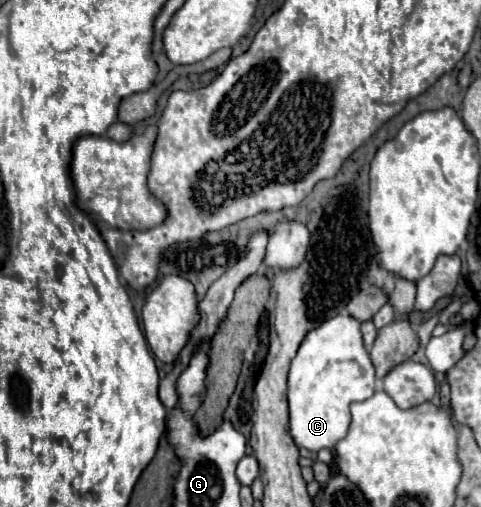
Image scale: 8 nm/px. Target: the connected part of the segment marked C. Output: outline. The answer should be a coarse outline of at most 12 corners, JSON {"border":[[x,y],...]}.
{"border":[[350,315],[322,321],[288,375],[290,435],[332,449],[376,371]]}

